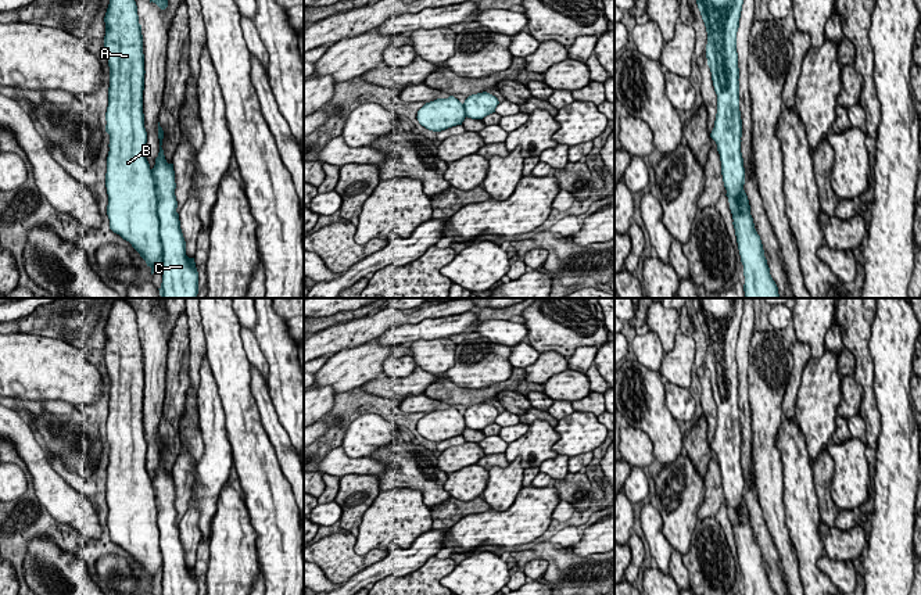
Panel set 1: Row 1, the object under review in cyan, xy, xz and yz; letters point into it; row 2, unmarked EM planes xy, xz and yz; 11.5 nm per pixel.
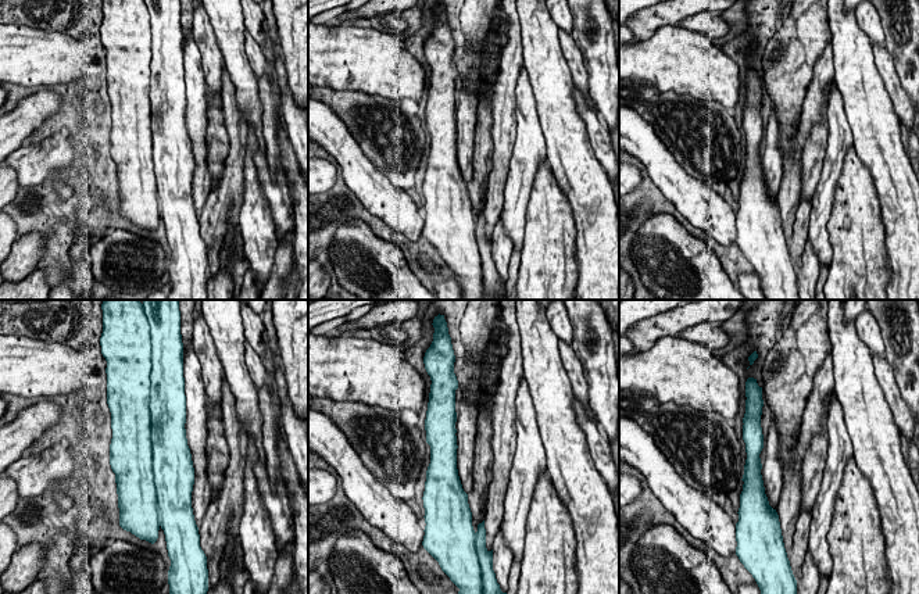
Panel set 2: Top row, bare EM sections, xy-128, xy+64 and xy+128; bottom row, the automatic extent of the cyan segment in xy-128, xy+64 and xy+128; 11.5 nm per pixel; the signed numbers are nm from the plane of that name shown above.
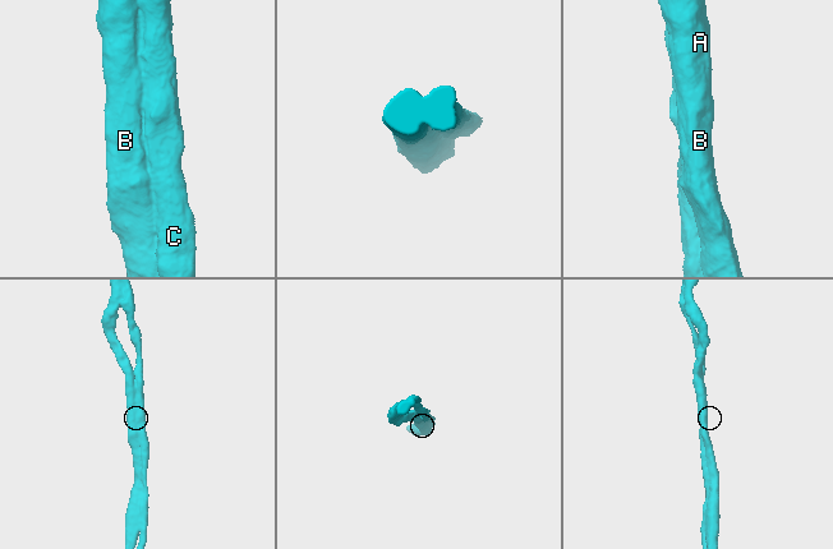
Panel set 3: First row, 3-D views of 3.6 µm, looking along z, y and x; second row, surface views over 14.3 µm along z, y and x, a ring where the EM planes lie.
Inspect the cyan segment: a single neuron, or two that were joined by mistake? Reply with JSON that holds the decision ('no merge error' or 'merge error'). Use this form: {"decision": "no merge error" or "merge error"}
{"decision": "no merge error"}

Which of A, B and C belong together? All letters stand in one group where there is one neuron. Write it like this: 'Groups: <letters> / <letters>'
Groups: A B C

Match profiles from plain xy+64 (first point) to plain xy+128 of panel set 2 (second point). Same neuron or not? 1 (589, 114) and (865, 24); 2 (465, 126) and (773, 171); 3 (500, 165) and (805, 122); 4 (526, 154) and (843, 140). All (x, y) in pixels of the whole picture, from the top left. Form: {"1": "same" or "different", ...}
{"1": "different", "2": "same", "3": "same", "4": "same"}

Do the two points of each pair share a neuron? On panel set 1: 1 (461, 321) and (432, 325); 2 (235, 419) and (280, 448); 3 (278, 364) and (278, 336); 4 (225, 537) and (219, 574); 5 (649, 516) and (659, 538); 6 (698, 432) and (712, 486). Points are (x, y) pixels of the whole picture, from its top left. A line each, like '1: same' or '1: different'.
1: same
2: same
3: same
4: same
5: same
6: same

